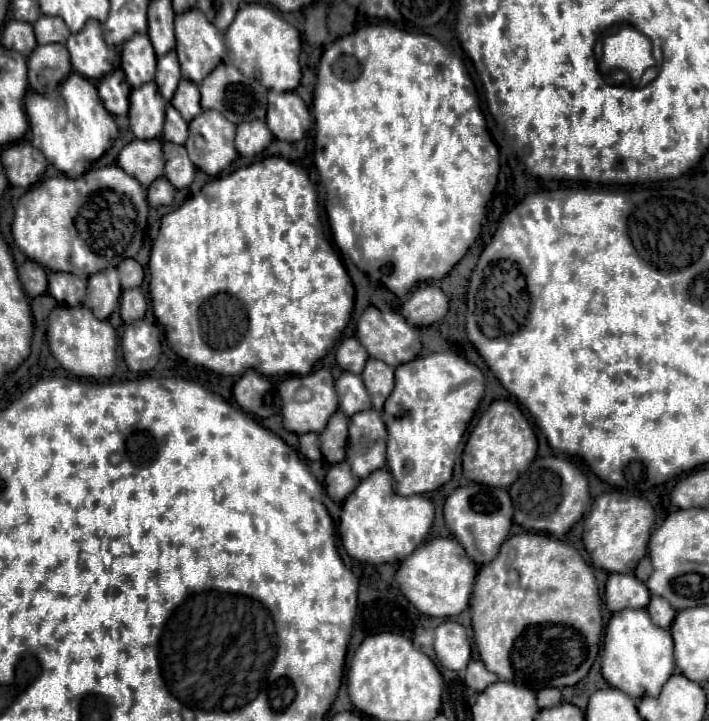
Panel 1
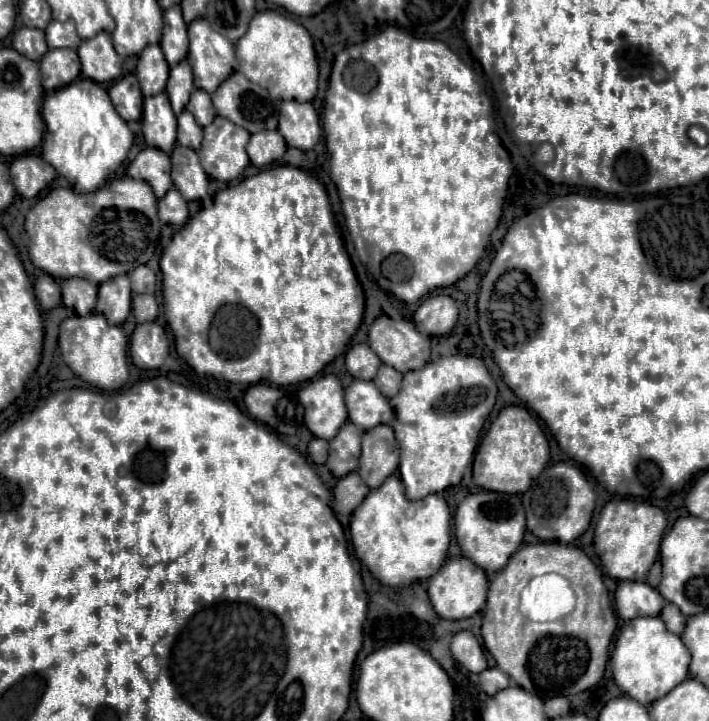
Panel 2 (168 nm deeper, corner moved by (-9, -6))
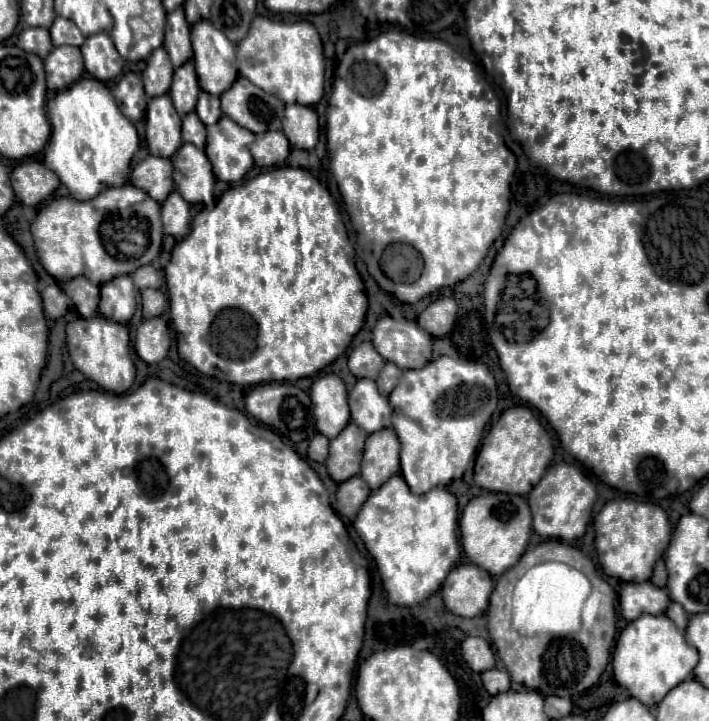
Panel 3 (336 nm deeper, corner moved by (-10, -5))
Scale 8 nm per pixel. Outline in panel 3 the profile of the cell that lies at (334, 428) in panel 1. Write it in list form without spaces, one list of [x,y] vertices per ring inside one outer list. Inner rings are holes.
[[[350,422],[330,442],[330,456],[326,460],[326,470],[334,482],[340,484],[360,472],[366,438],[368,434],[362,432],[362,428],[358,428],[354,422]]]

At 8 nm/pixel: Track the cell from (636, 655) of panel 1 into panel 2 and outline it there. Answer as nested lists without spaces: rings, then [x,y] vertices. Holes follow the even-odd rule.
[[[635,617],[621,627],[609,665],[617,687],[635,701],[641,701],[641,705],[649,705],[665,697],[687,677],[689,649],[685,649],[679,635],[665,629],[661,617]]]

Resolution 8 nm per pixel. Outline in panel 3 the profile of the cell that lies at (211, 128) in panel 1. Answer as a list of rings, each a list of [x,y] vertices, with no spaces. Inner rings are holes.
[[[222,116],[218,124],[208,126],[206,154],[214,166],[214,174],[224,182],[240,182],[252,168],[254,160],[250,154],[250,144],[254,134]]]

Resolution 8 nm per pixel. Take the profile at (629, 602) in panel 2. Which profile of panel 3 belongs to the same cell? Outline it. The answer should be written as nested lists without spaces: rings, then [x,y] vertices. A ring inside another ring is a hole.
[[[628,582],[620,592],[620,614],[626,620],[636,620],[642,614],[664,614],[670,604],[668,590],[652,582]]]

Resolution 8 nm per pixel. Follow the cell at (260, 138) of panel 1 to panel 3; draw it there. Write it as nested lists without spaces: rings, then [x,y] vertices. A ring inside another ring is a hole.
[[[262,132],[256,136],[252,144],[252,156],[258,168],[270,168],[278,162],[284,162],[290,154],[290,142],[286,140],[284,132]]]

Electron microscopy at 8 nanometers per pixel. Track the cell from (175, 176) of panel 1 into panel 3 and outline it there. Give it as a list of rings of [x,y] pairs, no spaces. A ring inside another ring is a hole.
[[[182,144],[170,160],[174,164],[174,184],[182,198],[190,204],[210,204],[214,200],[216,178],[204,150],[194,144]]]

